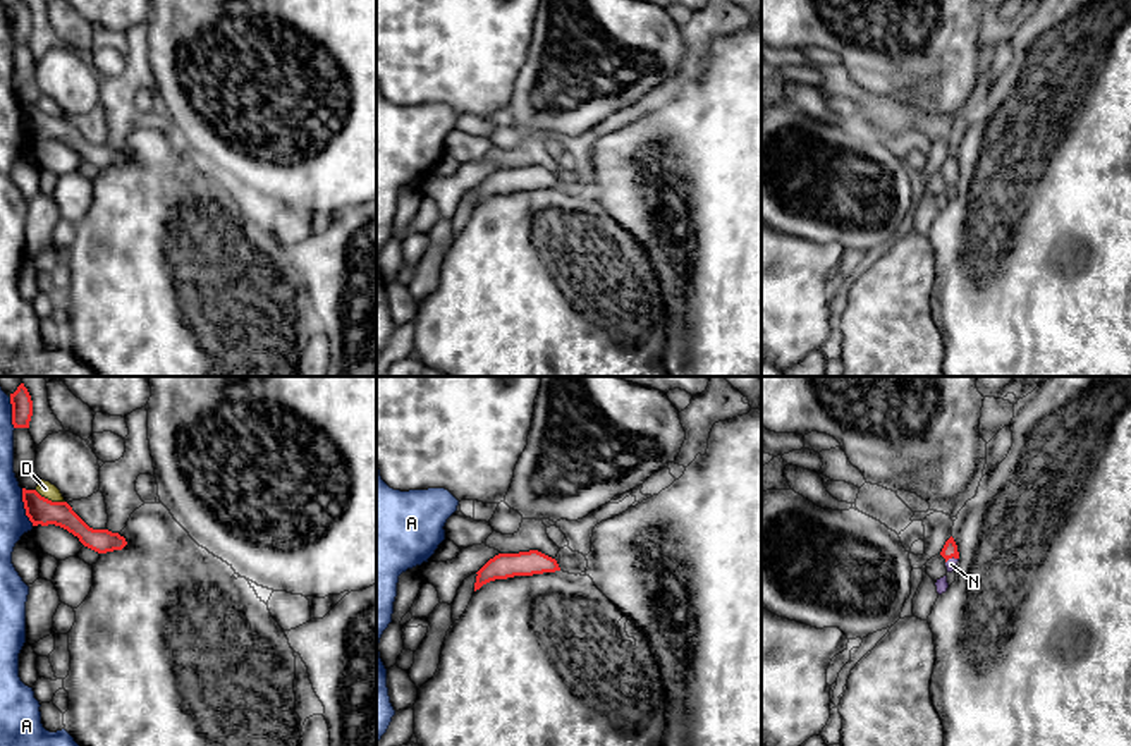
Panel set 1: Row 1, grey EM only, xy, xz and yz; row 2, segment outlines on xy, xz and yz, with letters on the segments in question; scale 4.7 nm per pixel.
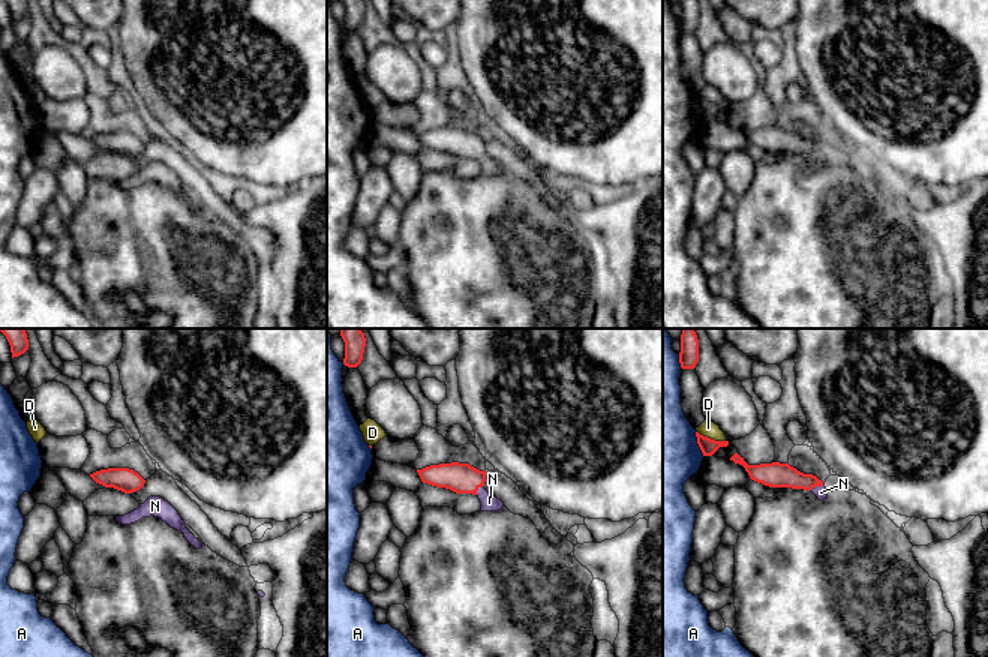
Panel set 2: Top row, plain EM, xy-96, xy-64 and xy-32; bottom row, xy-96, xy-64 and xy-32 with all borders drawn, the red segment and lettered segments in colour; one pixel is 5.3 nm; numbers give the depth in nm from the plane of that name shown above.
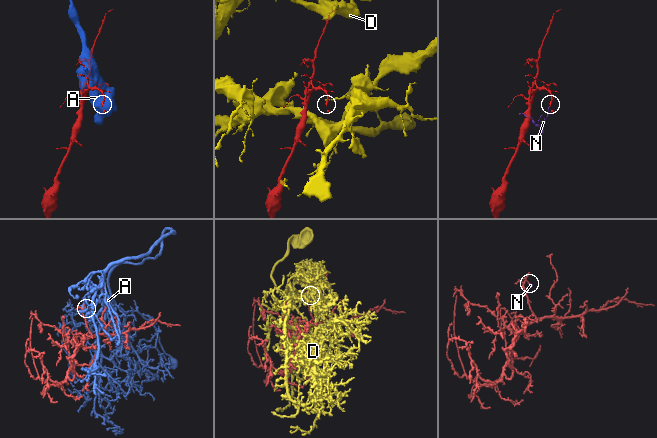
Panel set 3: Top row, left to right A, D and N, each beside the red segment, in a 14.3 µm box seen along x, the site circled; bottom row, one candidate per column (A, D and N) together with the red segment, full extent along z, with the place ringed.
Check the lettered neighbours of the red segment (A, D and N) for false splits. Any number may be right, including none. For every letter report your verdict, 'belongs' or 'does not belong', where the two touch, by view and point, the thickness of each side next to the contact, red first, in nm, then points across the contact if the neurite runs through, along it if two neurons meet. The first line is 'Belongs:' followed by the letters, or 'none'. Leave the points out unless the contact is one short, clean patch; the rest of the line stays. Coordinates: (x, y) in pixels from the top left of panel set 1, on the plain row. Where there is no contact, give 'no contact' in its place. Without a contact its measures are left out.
Belongs: N
A: does not belong; meets red in xy at (24, 122); 130 nm thick on the red side, 140 nm on the other
D: does not belong; meets red in xy at (50, 116); 130 nm thick on the red side, 80 nm on the other; border along xy (35, 105), (52, 116), (64, 117)
N: belongs; meets red in yz at (951, 172); 70 nm thick on the red side, 60 nm on the other; runs through yz (949, 165), (951, 172), (951, 179)

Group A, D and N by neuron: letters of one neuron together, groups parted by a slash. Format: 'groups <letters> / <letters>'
groups A / D / N

